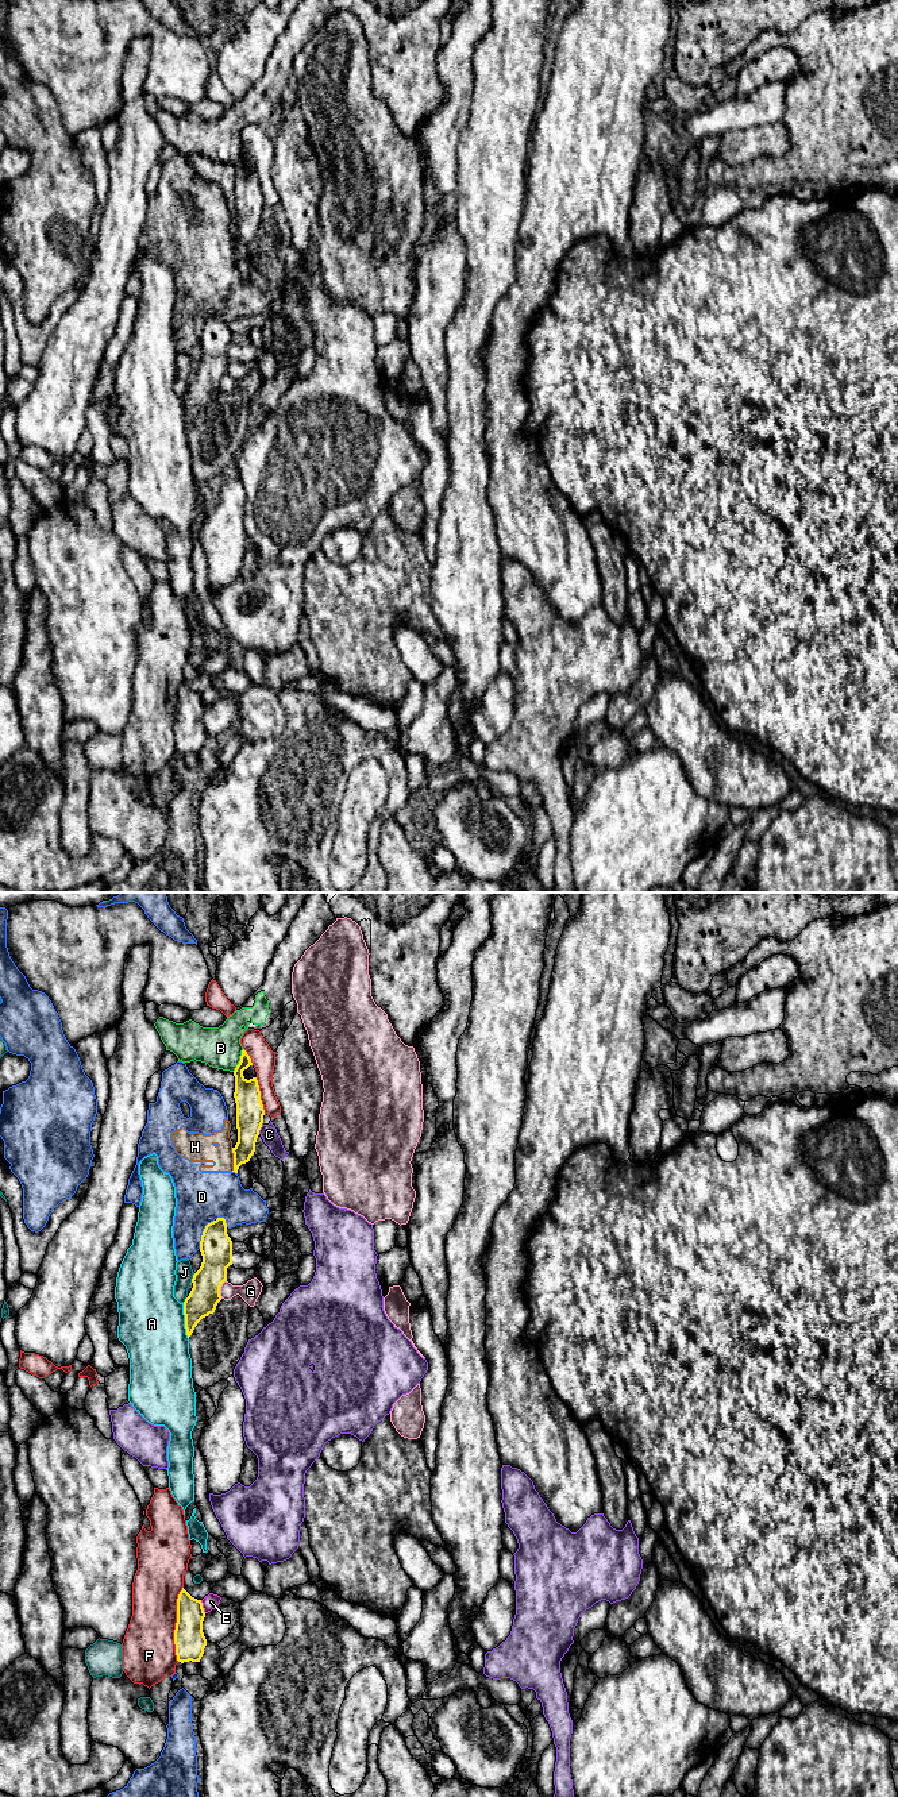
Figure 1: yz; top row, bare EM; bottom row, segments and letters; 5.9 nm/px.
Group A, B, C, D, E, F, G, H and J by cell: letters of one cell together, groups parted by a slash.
A / B / C / D H / E / F / G / J

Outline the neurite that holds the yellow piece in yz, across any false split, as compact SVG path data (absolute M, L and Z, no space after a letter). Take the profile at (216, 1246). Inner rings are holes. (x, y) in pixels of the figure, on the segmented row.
M224 1218L208 1223L200 1241L203 1262L193 1275L193 1288L184 1302L188 1338L197 1323L213 1314L221 1300L220 1287L227 1281L227 1268L232 1265L232 1241L227 1234Z

